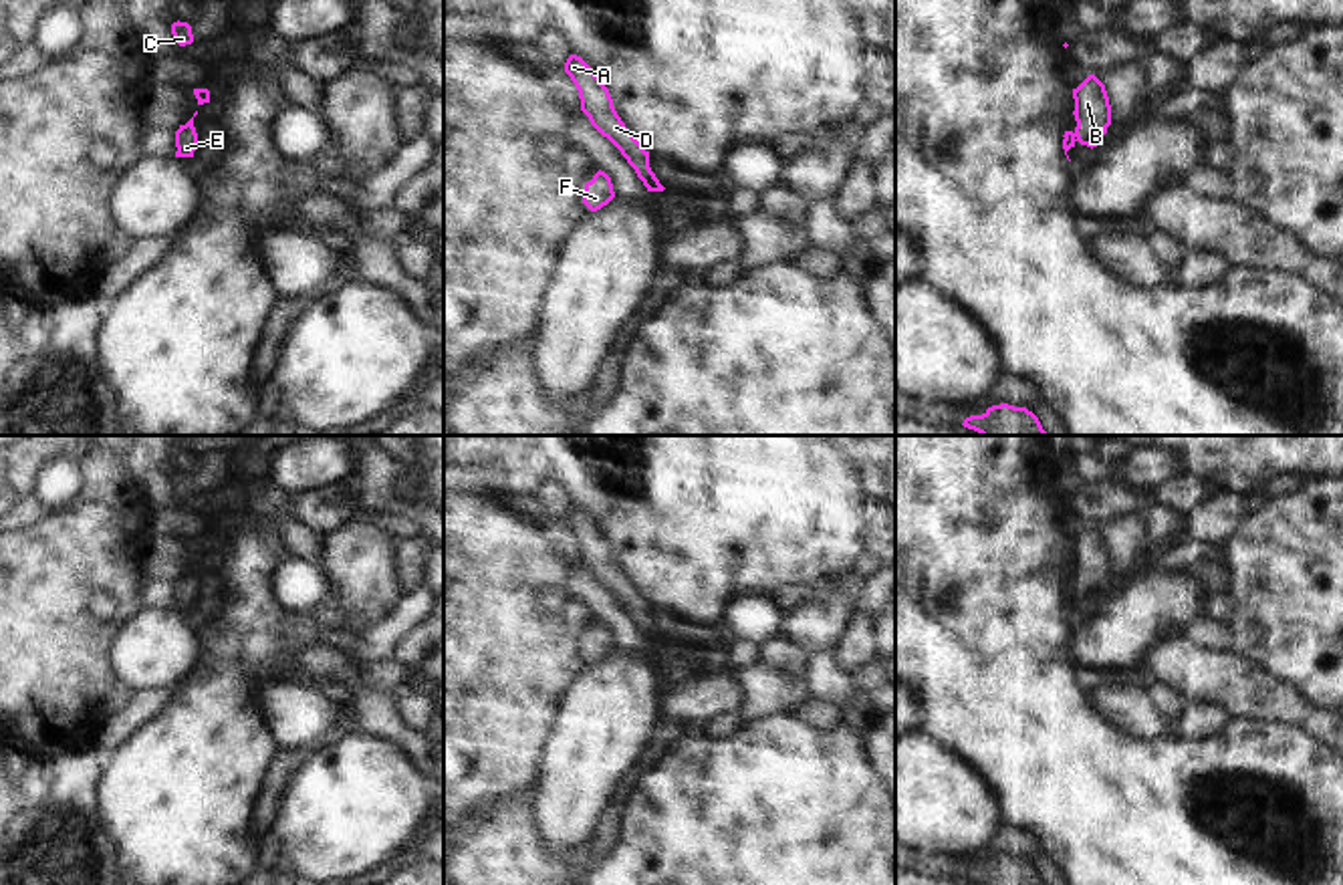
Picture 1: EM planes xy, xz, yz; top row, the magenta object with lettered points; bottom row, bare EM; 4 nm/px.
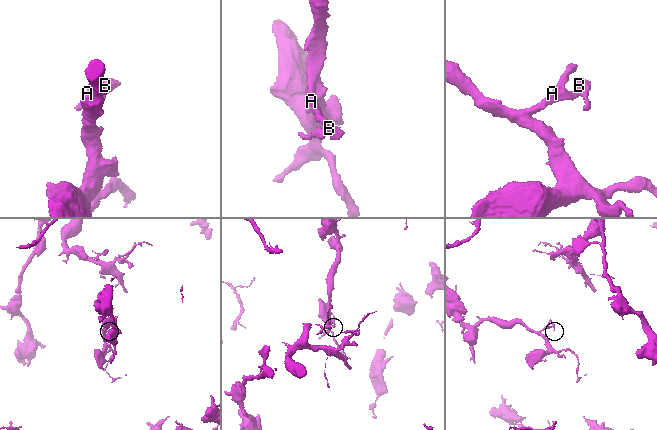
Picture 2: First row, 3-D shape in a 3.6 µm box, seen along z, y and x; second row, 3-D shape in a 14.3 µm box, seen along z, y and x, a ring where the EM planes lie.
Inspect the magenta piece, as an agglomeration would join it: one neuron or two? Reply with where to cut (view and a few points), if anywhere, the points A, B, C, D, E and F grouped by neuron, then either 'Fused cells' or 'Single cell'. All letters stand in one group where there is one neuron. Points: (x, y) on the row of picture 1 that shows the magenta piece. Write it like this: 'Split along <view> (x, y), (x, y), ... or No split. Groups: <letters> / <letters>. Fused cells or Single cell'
No split. Groups: A B C D E F. Single cell

